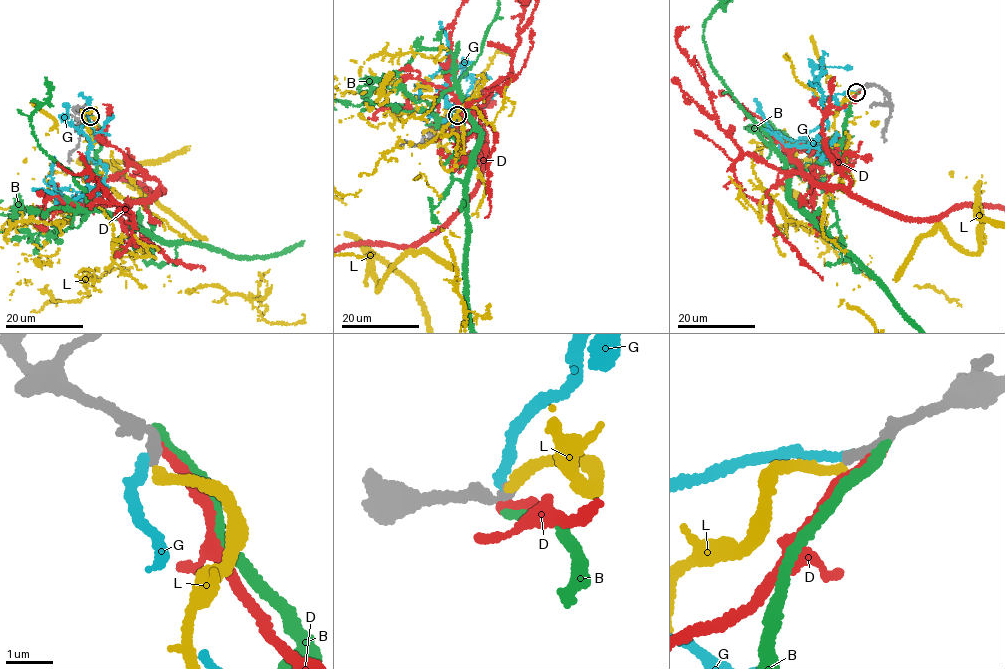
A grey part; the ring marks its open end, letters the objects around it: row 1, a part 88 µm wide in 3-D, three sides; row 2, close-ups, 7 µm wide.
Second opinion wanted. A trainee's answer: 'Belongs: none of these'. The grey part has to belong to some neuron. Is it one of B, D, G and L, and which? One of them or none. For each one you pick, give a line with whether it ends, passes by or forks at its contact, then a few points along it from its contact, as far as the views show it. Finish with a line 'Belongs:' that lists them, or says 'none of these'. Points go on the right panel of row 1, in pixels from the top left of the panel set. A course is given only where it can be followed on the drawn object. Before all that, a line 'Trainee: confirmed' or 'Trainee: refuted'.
Trainee: confirmed
Belongs: none of these

